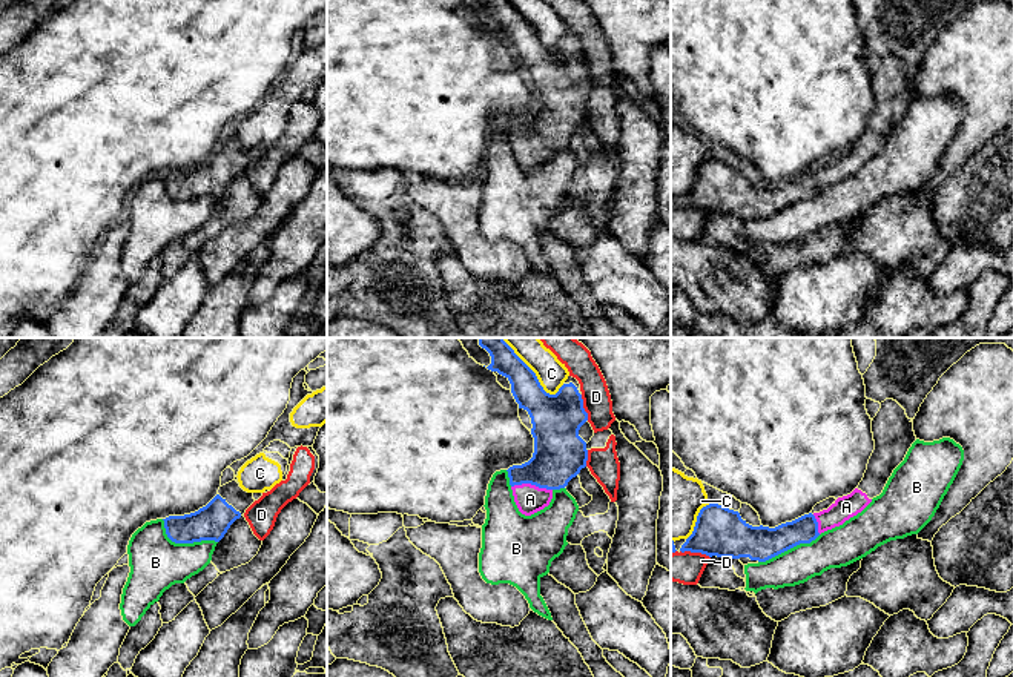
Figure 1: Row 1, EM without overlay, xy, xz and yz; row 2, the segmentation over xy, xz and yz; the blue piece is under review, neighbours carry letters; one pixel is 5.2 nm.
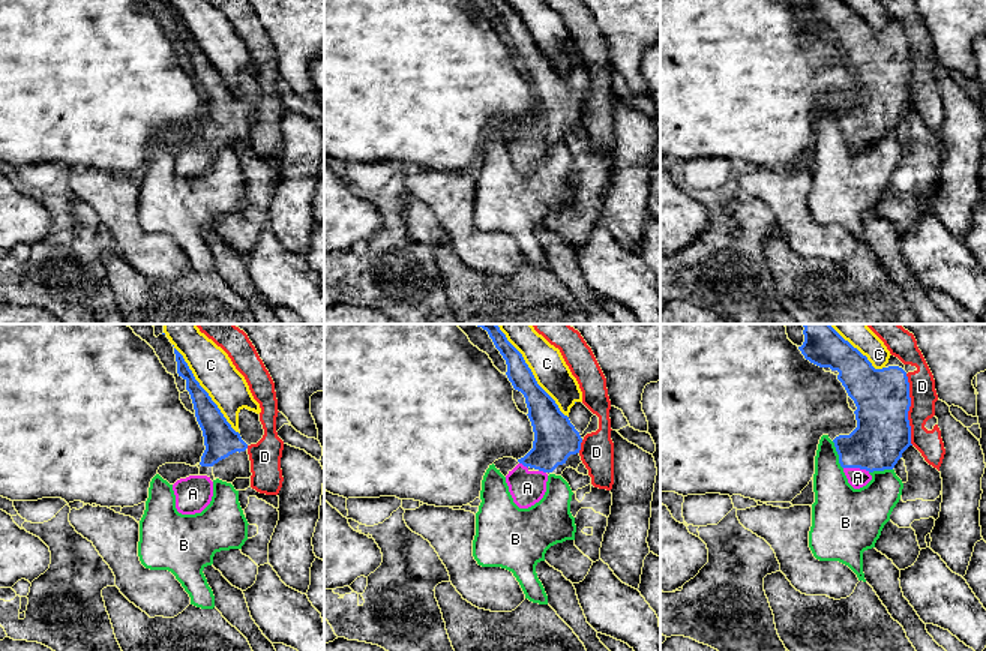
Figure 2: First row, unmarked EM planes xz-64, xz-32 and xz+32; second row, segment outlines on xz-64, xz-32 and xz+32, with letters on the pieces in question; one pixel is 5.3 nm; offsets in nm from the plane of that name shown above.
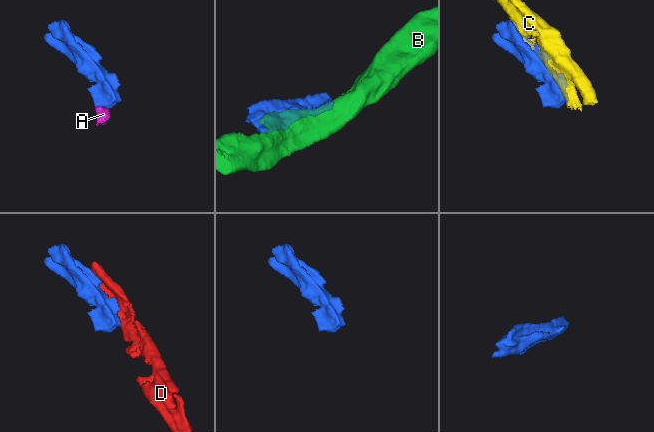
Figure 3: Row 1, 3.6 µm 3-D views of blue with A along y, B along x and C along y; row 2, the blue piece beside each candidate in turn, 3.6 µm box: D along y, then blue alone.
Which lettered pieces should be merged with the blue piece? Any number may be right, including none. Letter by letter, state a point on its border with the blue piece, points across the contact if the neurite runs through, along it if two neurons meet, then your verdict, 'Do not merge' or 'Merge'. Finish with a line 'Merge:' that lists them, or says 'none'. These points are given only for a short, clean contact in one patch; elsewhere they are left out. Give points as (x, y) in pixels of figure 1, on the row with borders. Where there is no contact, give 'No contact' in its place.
A: Touches blue at xz (531, 484). Path across: xz (559, 455), (531, 484), (530, 499). Merge
B: Touches blue at xy (184, 542). Do not merge
C: Touches blue at xz (533, 372). Do not merge
D: Touches blue at xz (582, 407). Do not merge
Merge: A

